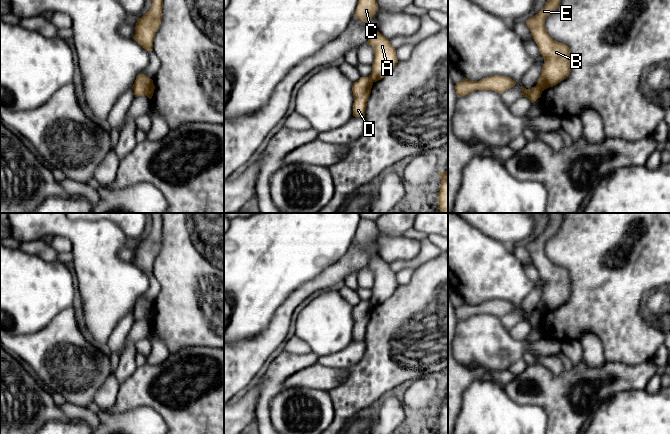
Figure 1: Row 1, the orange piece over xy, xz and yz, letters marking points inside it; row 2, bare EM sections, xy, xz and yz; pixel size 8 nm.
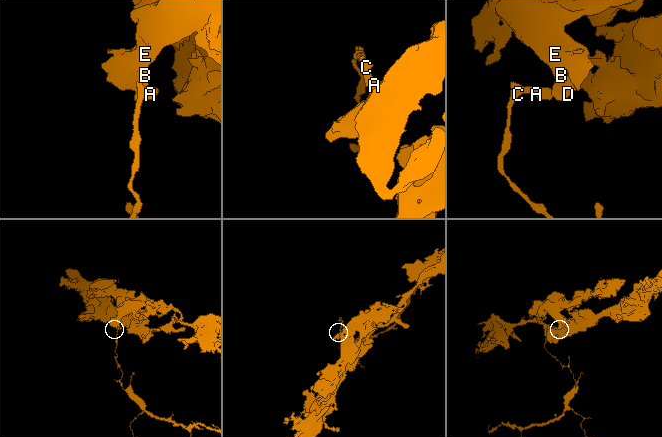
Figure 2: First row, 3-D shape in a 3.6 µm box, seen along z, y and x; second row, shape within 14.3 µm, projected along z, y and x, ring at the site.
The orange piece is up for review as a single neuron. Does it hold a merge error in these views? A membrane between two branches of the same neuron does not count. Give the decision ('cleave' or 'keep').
cleave

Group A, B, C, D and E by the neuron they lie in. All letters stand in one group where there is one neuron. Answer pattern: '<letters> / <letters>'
A C / B D E

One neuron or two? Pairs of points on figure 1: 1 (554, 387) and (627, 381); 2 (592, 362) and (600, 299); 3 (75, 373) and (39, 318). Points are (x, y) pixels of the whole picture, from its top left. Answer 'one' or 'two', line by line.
1: one
2: two
3: two

